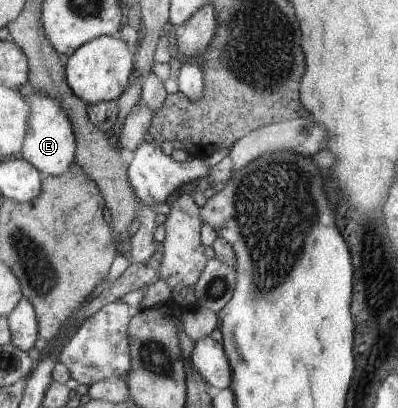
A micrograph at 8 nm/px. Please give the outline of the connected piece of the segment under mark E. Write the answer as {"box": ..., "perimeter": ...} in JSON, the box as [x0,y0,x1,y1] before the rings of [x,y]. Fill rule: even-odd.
{"box":[16,87,75,176],"perimeter":[[[23,87],[16,89],[29,103],[29,118],[24,141],[20,148],[20,157],[44,176],[60,175],[69,168],[75,154],[75,135],[69,119],[56,100],[38,94],[33,88],[24,95]]]}

